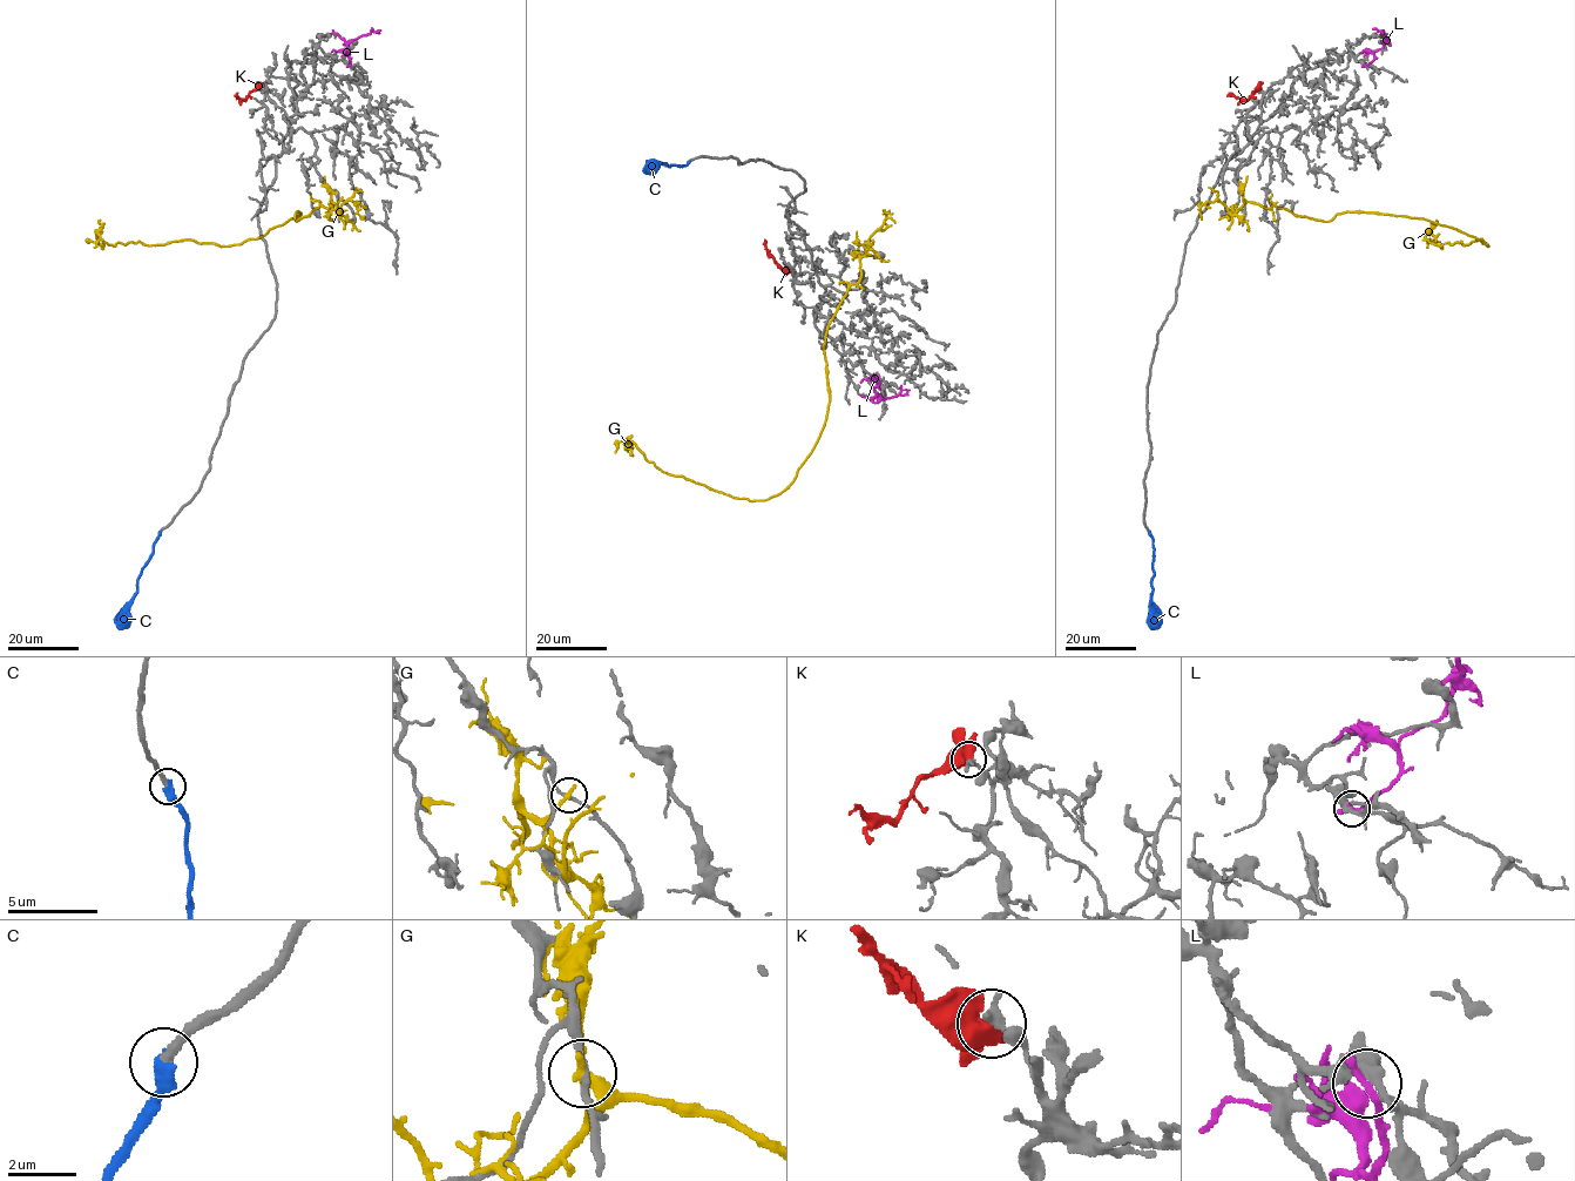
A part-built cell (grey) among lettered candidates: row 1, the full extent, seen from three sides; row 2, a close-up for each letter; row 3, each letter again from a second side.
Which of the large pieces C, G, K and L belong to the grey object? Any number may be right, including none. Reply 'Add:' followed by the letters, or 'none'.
Add: C

